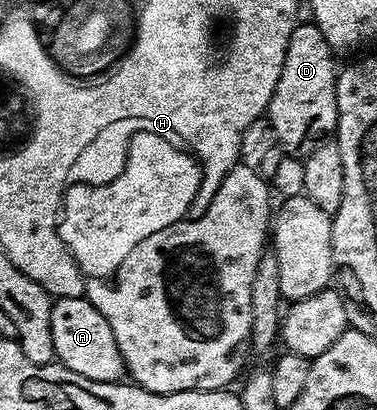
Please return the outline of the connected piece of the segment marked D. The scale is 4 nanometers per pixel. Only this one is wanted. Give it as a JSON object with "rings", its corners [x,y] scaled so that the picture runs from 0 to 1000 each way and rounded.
{"rings":[[[782,59],[764,95],[753,163],[716,244],[711,288],[759,378],[809,388],[836,359],[867,341],[897,312],[891,261],[891,132],[844,63]]]}

